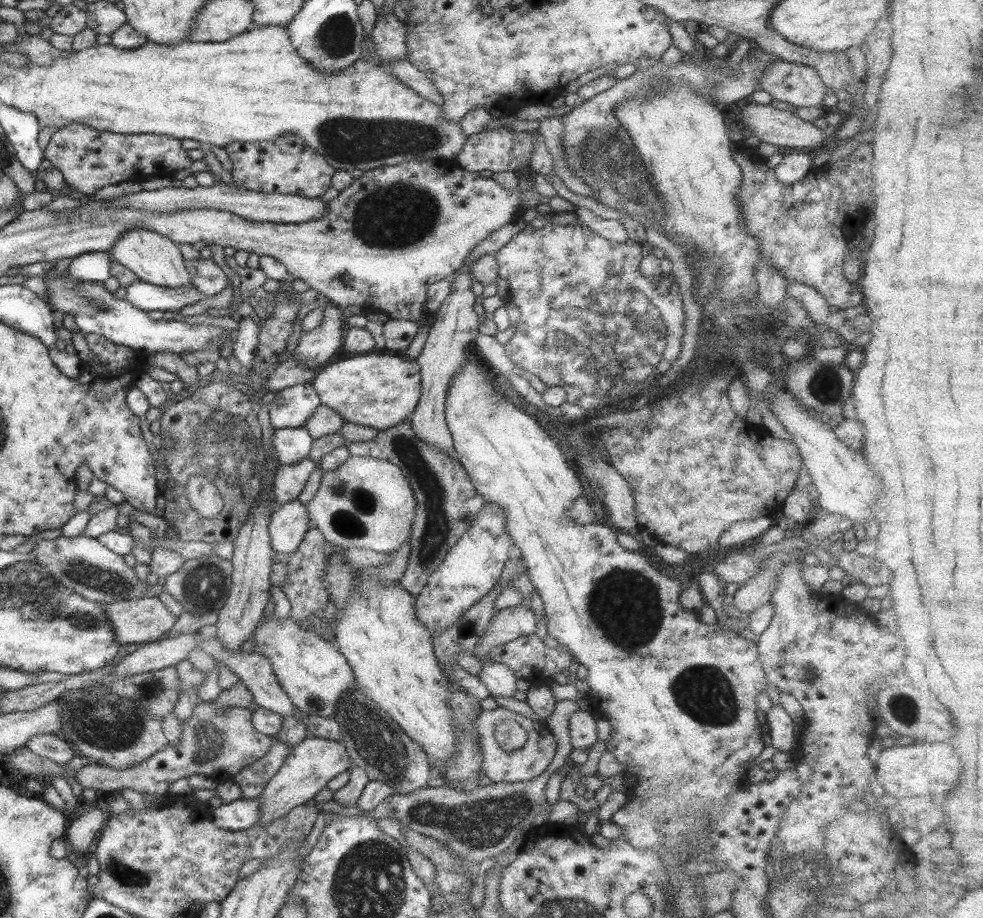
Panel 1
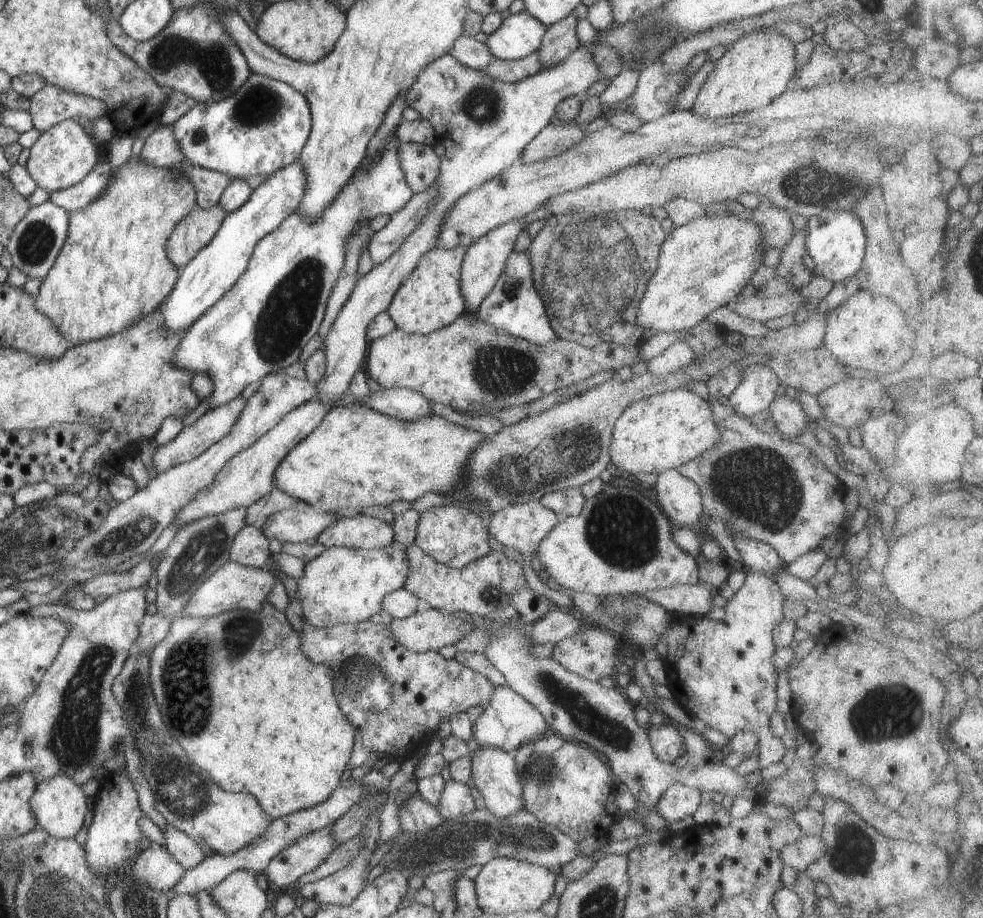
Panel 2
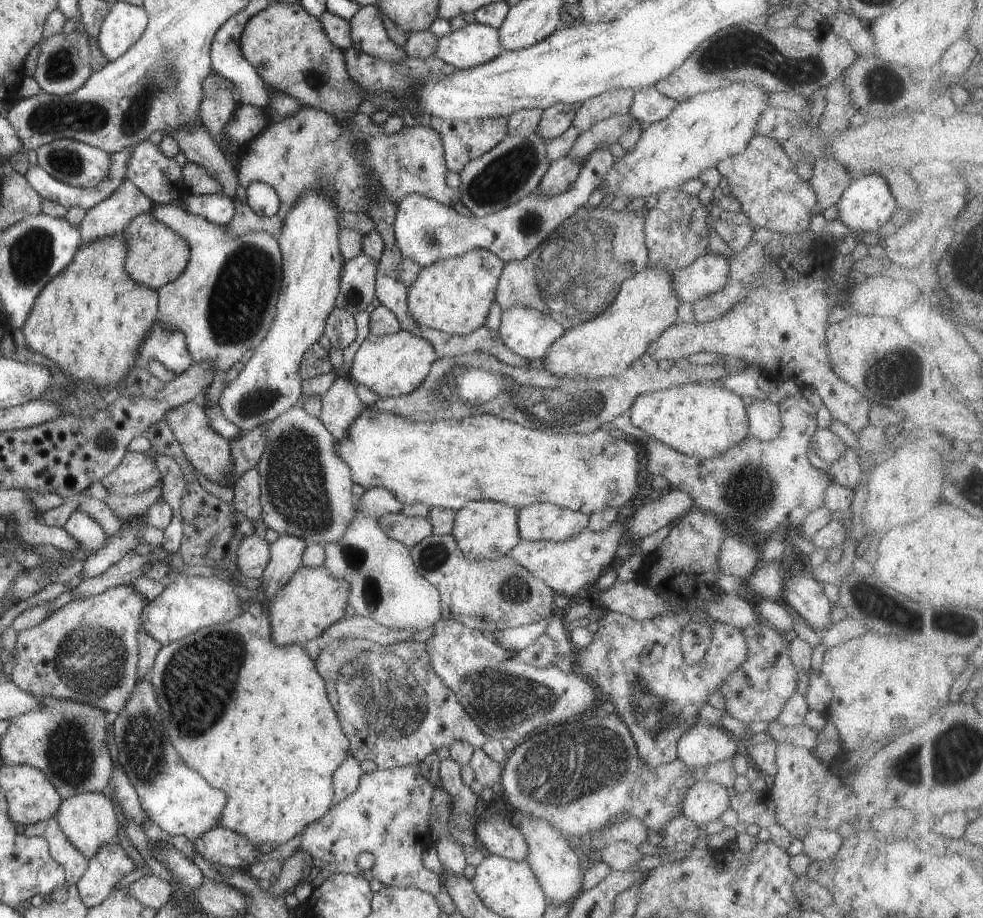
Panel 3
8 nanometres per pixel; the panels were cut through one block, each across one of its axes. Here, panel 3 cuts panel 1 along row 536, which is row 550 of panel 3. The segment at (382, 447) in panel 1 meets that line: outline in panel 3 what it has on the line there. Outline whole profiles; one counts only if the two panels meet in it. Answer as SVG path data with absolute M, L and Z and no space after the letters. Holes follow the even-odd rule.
M452 534L428 536L411 549L418 574L441 595L441 616L481 631L518 627L552 617L556 593L510 556L494 560L469 560Z

